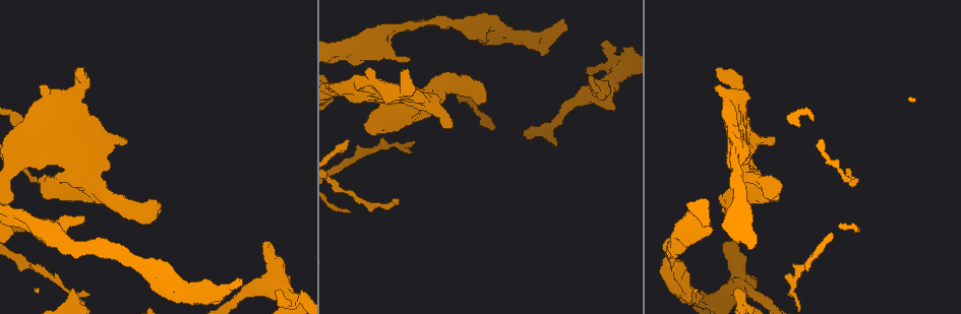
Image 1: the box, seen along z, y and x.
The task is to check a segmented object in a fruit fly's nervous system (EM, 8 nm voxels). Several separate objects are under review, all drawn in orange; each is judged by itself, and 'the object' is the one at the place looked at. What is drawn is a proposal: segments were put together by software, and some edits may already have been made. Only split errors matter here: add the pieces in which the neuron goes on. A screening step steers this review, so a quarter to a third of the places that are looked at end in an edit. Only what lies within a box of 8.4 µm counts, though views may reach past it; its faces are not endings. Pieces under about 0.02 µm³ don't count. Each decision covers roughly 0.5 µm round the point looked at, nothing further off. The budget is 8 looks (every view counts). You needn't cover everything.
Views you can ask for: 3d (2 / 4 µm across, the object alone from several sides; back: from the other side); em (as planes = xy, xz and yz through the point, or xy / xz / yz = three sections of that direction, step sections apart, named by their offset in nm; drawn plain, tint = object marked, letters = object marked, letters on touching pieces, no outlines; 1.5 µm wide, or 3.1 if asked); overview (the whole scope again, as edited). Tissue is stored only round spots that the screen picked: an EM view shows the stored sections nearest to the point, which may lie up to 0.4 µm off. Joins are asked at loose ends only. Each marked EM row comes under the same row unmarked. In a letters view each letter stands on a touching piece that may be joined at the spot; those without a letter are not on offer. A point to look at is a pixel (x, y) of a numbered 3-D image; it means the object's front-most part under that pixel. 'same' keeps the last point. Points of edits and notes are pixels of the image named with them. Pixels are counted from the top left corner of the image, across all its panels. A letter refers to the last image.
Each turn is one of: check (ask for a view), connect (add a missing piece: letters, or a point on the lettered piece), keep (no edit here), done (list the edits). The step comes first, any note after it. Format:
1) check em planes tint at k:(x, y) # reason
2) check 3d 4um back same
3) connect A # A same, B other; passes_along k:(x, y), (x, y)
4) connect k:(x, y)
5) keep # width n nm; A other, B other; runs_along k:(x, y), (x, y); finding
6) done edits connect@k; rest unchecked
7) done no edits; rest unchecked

check em xy step 8 letters at 1:(450, 125) # free end

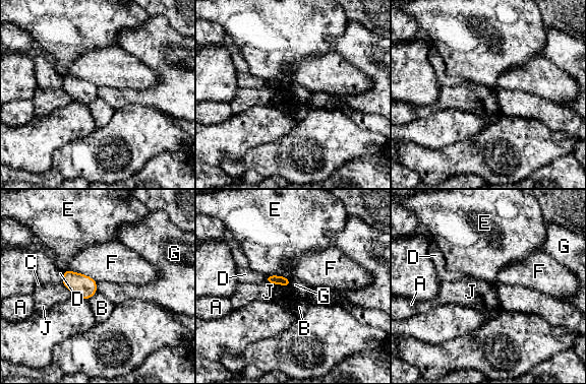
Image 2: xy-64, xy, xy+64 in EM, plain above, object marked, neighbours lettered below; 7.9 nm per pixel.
keep # A other, B other, C other, D other, E other, F other, G other, J other; no lettered piece goes on from it

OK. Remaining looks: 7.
check 3d 4um back at 1:(563, 20) # free end

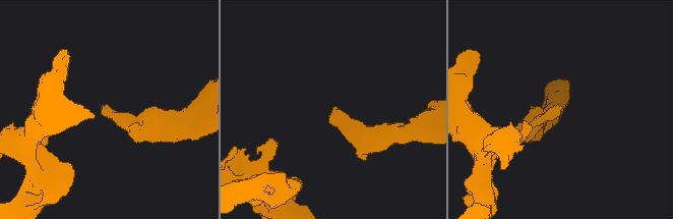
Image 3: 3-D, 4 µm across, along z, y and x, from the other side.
check em xz step 4 letters at 3:(332, 110)

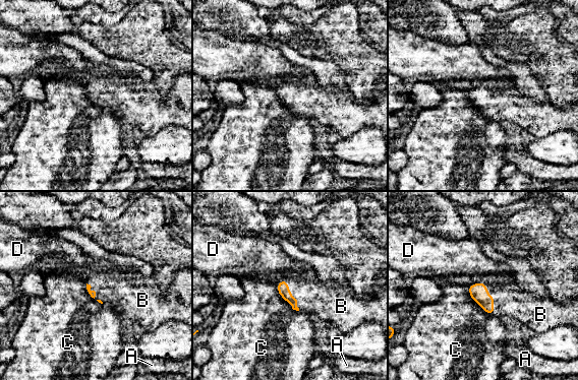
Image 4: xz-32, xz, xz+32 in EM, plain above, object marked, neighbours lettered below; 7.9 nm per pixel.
connect B # longest_contact C 320 nm; A other, B same, C other, D other; passes_along 4:(282, 288), (291, 296), (316, 298); the neuron continues

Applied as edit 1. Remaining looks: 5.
check overview

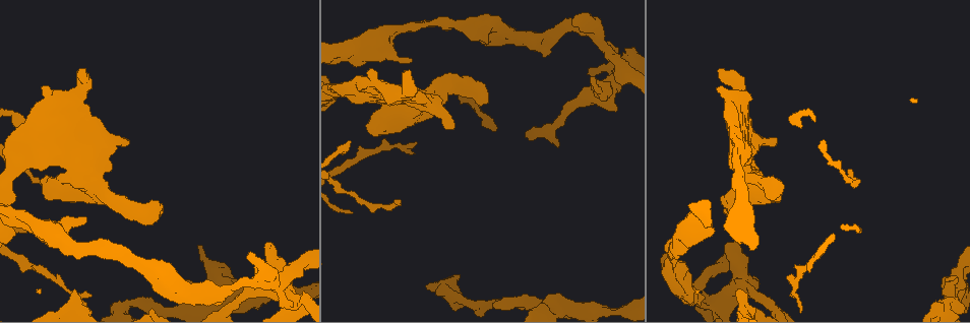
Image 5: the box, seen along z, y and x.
check em planes letters at 5:(84, 71) # an open end

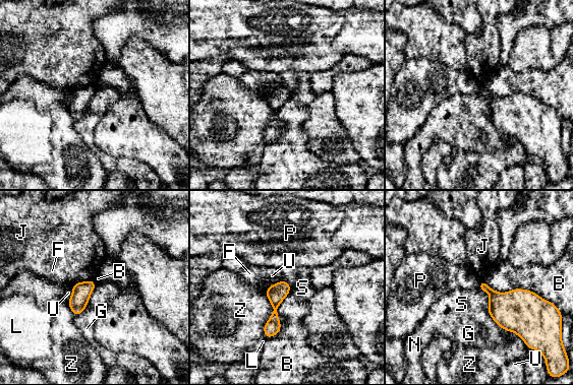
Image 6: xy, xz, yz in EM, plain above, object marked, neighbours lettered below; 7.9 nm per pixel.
keep # B other, F other, G other, J other, L other, N other, P other, S other, U other, Z other; runs_along 6:(283, 282), (267, 335); no lettered piece goes on from it

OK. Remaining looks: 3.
done edits connect@4; rest unchecked

